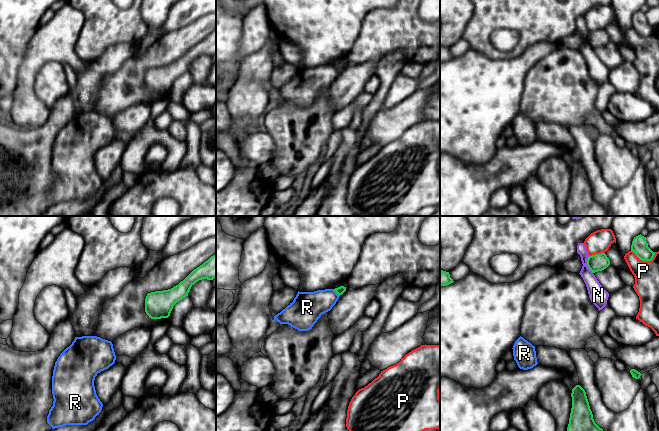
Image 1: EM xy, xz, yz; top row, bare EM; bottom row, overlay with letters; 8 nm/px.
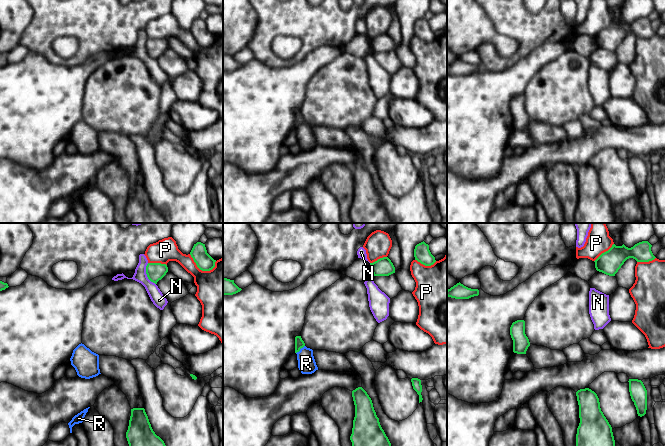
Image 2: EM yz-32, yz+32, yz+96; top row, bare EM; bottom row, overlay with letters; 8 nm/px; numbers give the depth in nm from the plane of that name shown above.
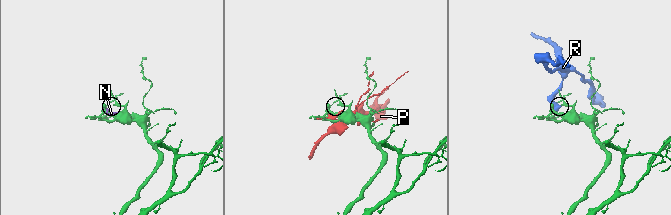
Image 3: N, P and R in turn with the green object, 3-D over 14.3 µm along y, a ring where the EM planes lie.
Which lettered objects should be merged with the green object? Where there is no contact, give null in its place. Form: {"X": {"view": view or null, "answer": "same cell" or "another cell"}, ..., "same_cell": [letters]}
{"N": {"view": "yz", "answer": "another cell"}, "P": {"view": "yz", "answer": "another cell"}, "R": {"view": "xz", "answer": "another cell"}, "same_cell": []}

